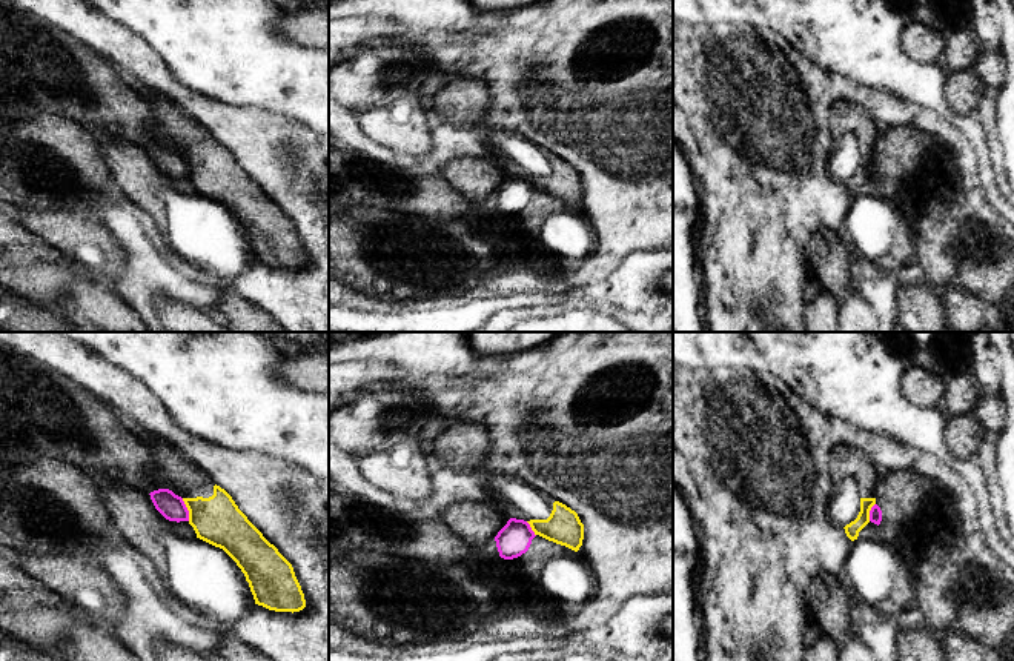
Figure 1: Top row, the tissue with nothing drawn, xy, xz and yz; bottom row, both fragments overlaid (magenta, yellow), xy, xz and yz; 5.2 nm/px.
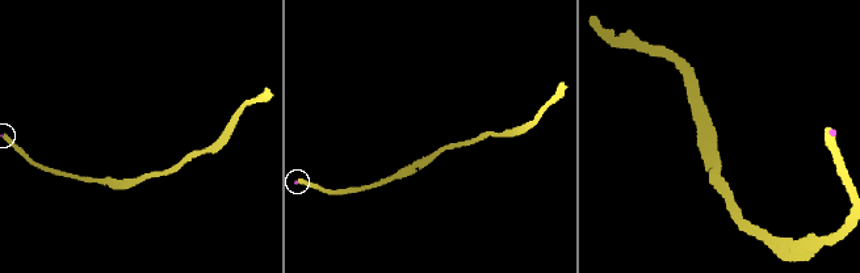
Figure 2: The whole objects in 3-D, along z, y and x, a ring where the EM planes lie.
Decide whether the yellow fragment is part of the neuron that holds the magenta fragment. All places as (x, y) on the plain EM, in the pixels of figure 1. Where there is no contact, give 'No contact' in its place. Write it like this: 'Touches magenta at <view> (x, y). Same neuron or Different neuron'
Touches magenta at xy (186, 165). Different neuron

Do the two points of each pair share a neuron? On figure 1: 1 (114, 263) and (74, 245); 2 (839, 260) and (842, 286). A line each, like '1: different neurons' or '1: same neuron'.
1: same neuron
2: same neuron

